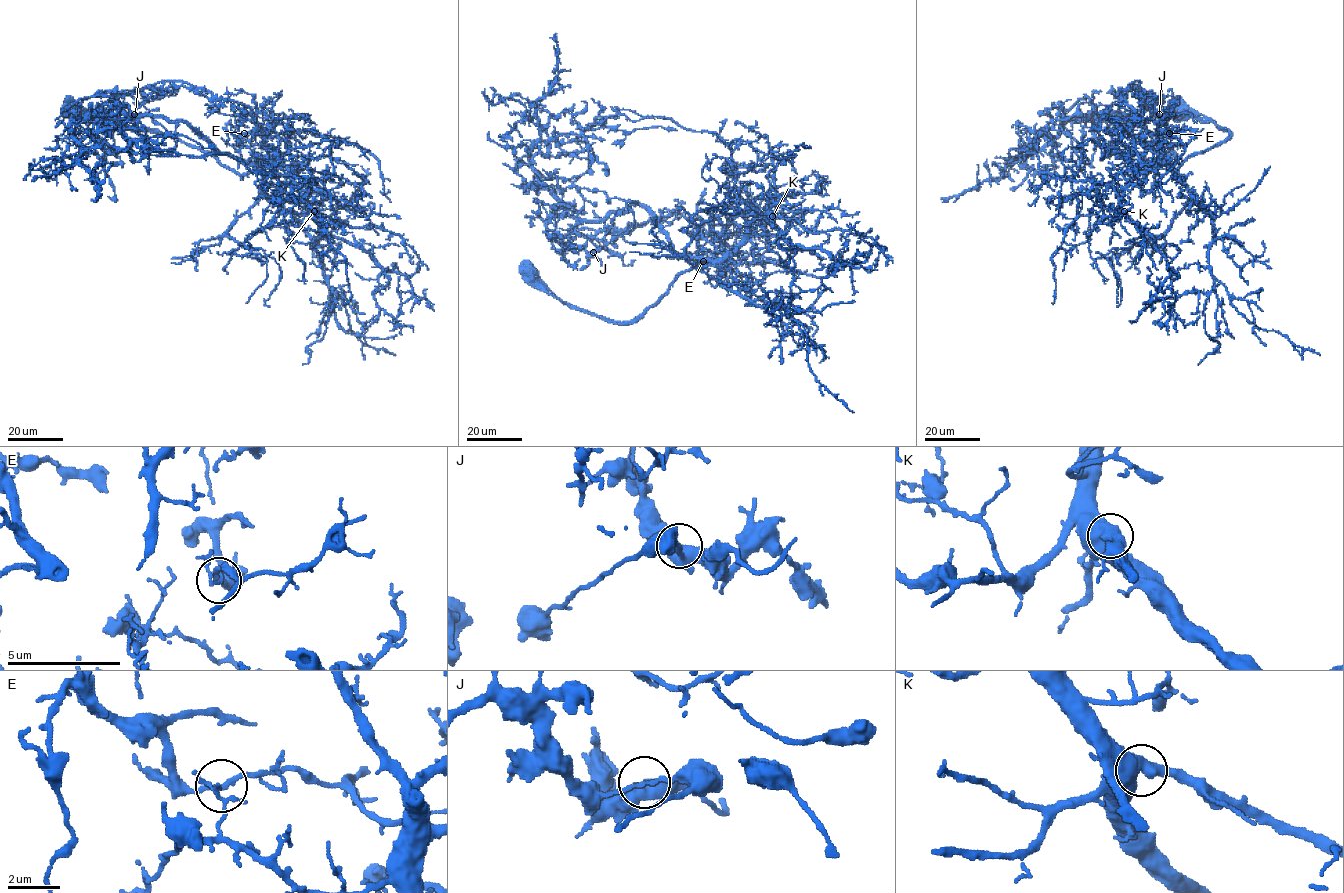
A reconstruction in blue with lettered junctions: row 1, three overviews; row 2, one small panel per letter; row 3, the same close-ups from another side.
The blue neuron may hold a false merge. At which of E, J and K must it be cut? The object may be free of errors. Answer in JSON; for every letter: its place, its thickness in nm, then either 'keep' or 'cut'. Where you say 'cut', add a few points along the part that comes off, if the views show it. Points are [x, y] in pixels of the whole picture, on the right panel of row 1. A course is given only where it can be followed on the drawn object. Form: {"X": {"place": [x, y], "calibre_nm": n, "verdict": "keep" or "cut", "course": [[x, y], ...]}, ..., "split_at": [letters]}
{"E": {"place": [1169, 133], "calibre_nm": 180, "verdict": "keep"}, "J": {"place": [1159, 114], "calibre_nm": 130, "verdict": "cut", "course": [[1159, 114], [1142, 123], [1099, 121], [1088, 103], [1081, 103], [1075, 113], [1052, 119], [1036, 136], [1037, 149]]}, "K": {"place": [1124, 211], "calibre_nm": 550, "verdict": "keep"}, "split_at": ["J"]}

